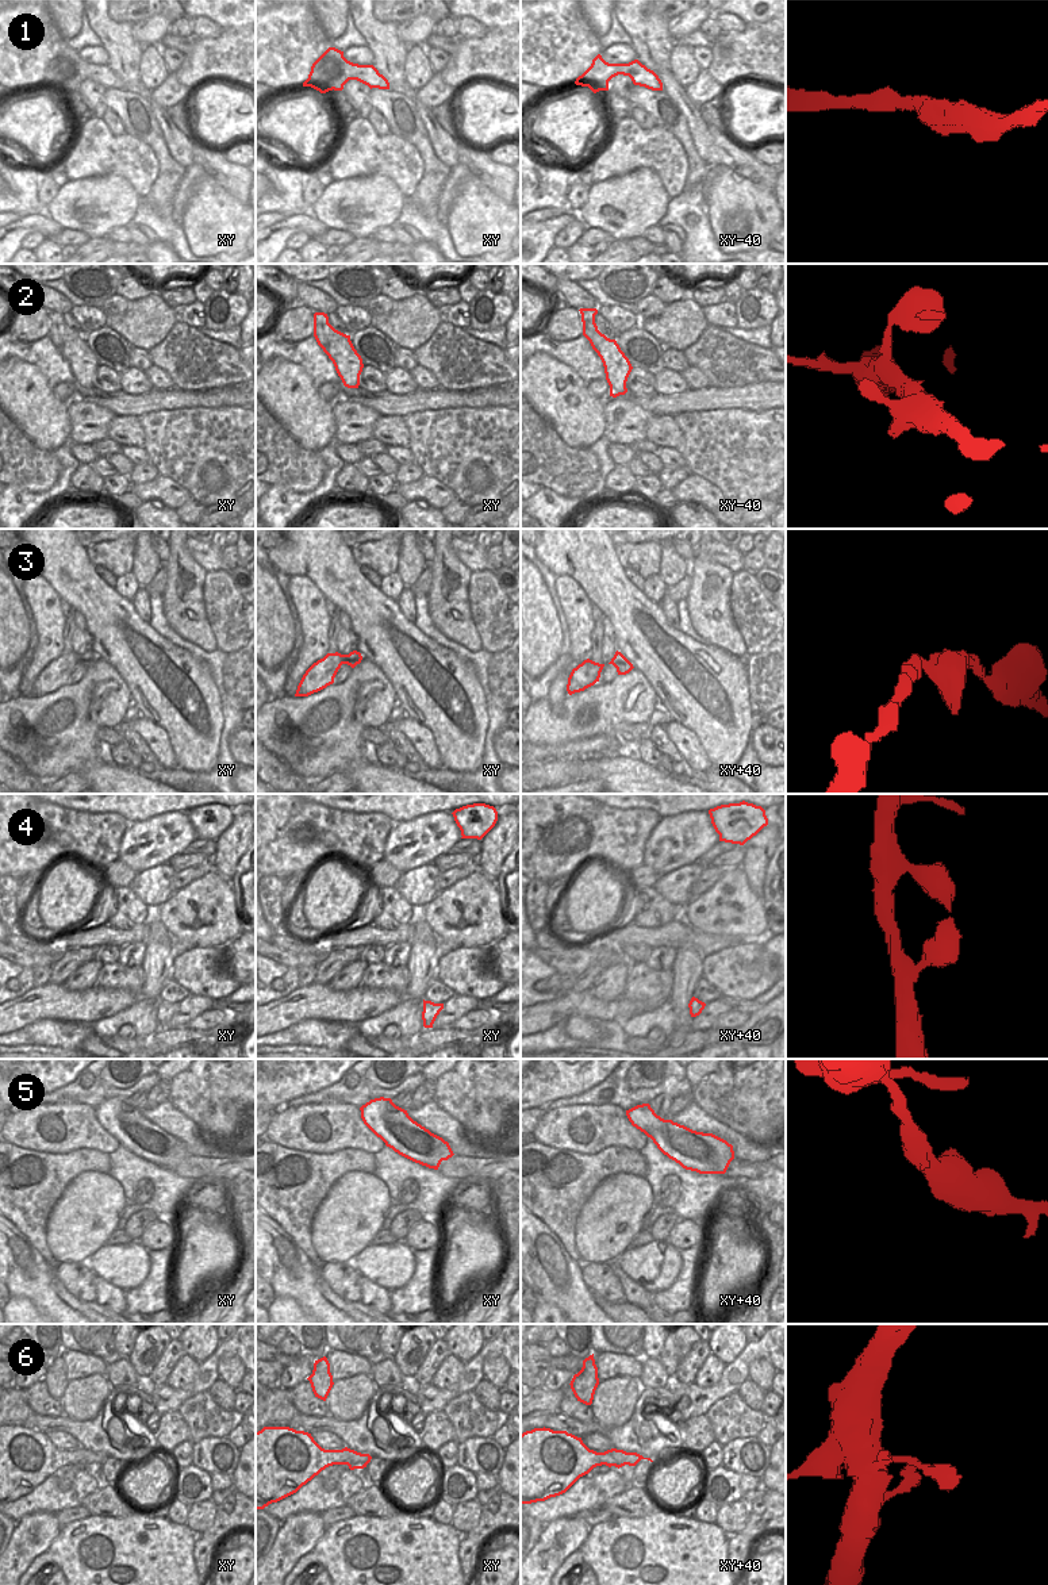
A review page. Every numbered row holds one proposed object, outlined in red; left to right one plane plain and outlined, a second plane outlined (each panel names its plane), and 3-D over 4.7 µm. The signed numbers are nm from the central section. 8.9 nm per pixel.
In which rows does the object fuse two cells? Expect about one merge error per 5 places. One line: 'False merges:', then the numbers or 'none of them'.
False merges: none of them

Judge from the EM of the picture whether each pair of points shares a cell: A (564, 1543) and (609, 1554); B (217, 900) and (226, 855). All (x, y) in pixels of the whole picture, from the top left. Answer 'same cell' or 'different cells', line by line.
A: different cells
B: different cells

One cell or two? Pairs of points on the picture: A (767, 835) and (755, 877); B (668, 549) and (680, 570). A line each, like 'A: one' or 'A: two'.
A: one
B: one

